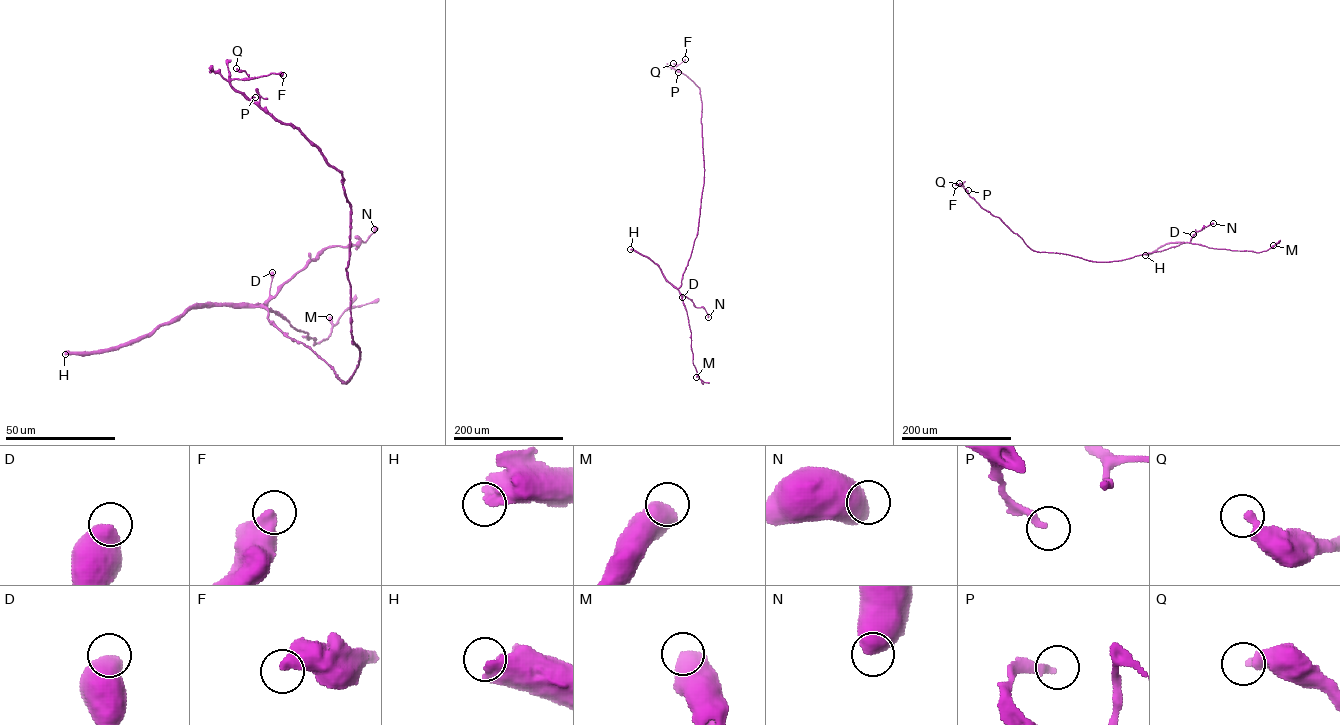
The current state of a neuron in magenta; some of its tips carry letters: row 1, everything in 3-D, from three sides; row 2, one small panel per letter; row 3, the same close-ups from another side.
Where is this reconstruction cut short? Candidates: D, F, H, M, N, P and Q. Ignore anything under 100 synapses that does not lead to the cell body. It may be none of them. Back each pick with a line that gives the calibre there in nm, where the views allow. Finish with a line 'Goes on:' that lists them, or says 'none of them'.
Goes on: none of them

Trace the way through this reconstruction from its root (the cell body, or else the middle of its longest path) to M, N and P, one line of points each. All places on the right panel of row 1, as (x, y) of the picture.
M: (1176, 242), (1258, 252), (1273, 245)
N: (1176, 242), (1189, 242), (1197, 231), (1213, 223)
P: (1176, 242), (1184, 243), (1107, 262), (1037, 252), (998, 217), (982, 208), (968, 190)

